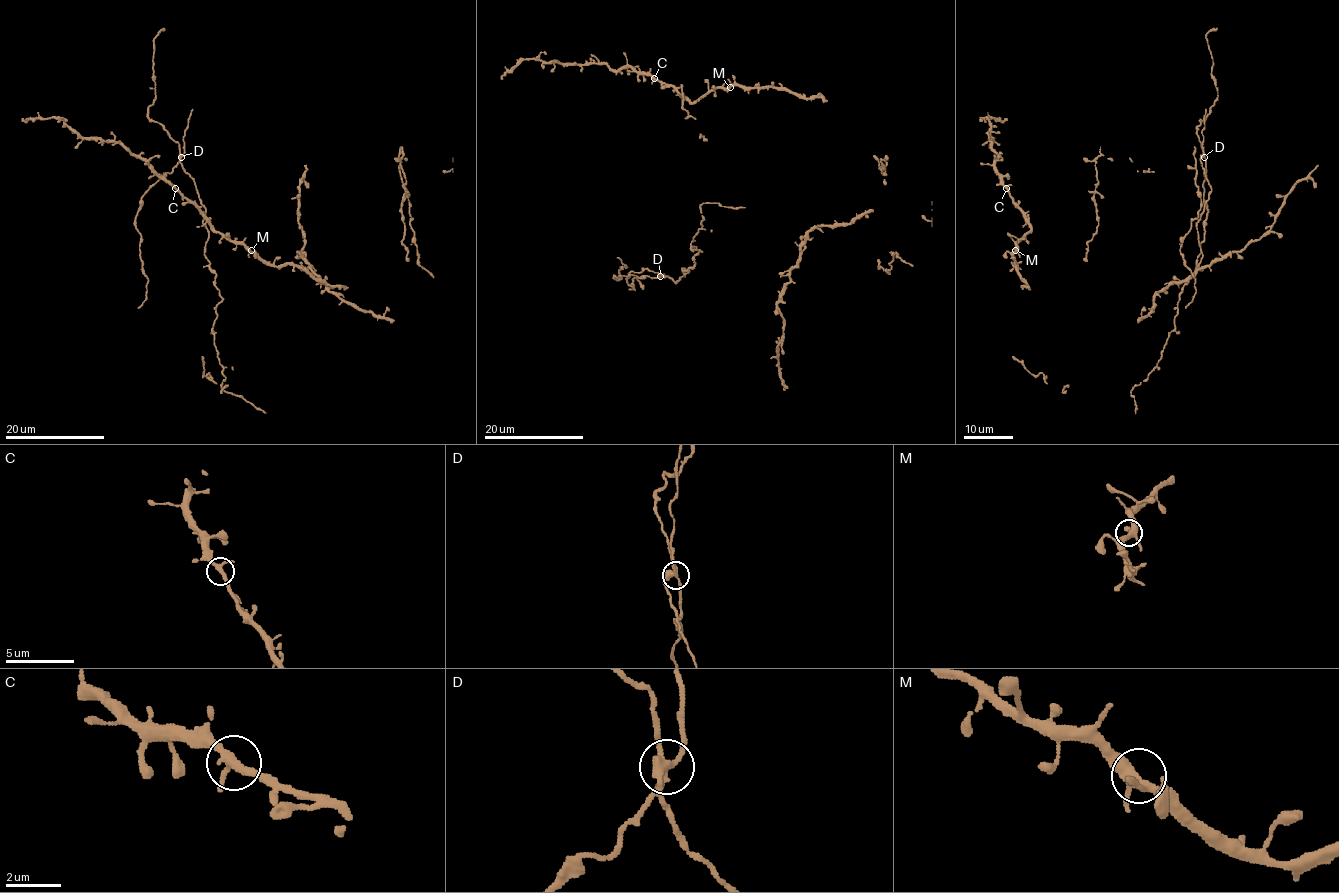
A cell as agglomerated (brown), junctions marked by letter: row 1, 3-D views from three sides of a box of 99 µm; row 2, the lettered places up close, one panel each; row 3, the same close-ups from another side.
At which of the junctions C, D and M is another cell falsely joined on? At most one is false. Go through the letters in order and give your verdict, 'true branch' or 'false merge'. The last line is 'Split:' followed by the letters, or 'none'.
C: true branch
D: false merge
M: true branch
Split: D

